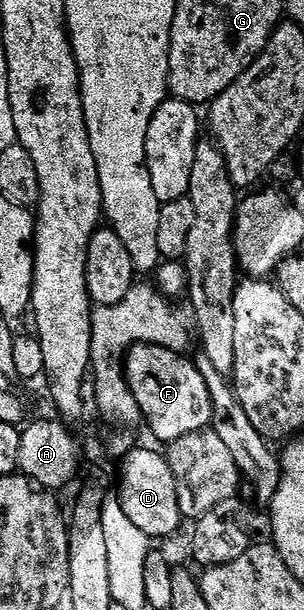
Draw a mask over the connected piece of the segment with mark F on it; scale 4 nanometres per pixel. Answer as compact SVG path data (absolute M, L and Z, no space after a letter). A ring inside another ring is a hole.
M138 343L137 346L129 348L123 356L123 374L141 410L140 418L143 423L145 419L150 433L162 445L173 443L179 437L187 437L187 433L206 430L212 421L212 401L208 387L197 369L196 362L188 363L185 357L184 354L150 343Z

